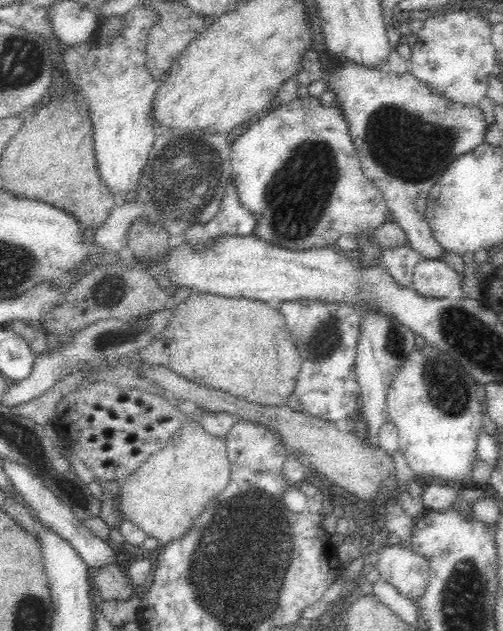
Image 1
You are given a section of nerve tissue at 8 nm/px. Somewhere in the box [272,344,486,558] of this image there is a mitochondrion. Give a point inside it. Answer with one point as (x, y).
(449, 388)

